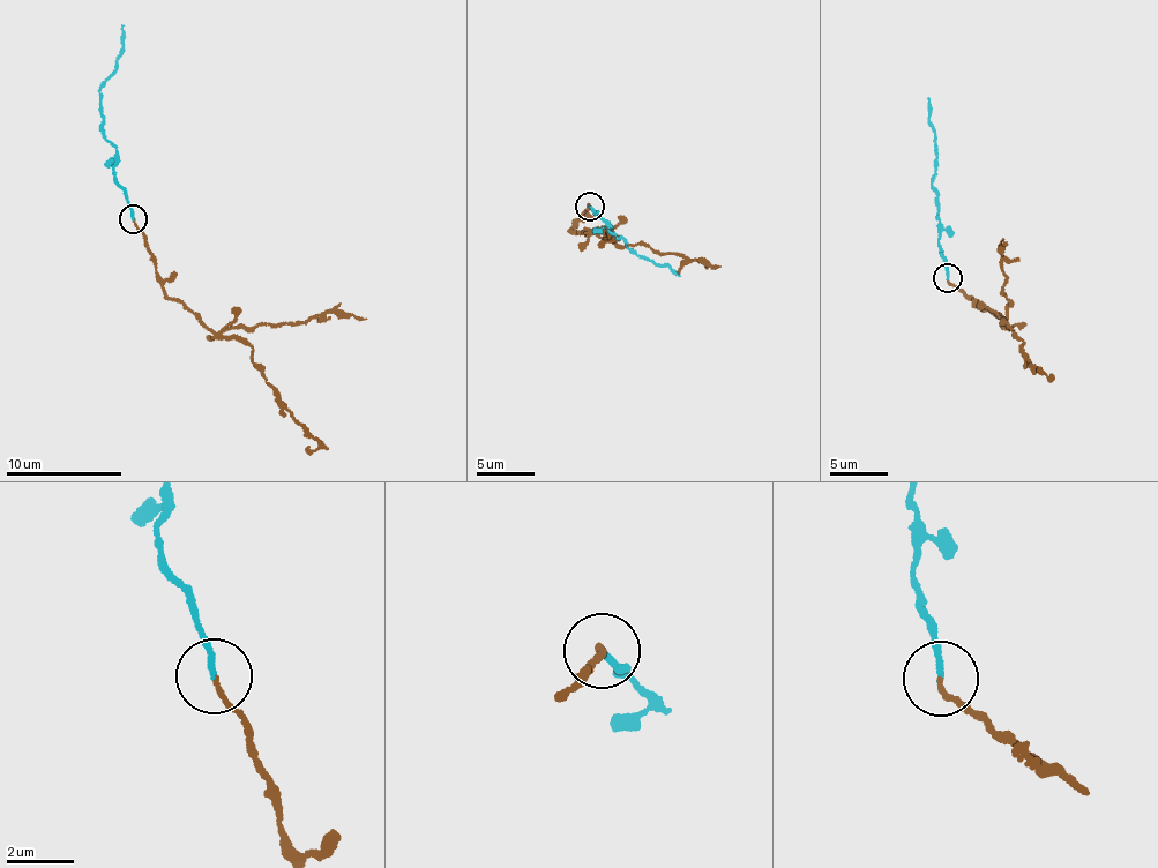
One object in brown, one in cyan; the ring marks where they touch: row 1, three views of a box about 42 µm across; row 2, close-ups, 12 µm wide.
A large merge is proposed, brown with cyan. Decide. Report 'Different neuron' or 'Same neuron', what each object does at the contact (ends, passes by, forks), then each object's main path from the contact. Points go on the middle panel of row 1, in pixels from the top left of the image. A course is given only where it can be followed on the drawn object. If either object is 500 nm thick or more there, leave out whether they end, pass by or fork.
Different neuron. At the ring brown ends. At the ring cyan ends. Course of brown: (590, 207), (570, 230), (613, 233), (604, 232), (606, 238), (603, 231), (615, 239), (603, 241), (599, 248). Course of cyan: (590, 207), (634, 255), (680, 275)

